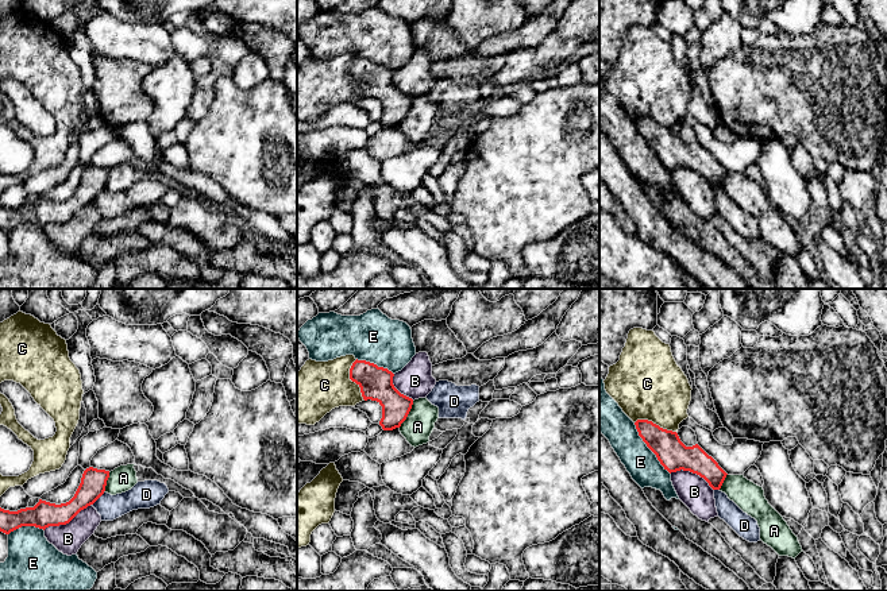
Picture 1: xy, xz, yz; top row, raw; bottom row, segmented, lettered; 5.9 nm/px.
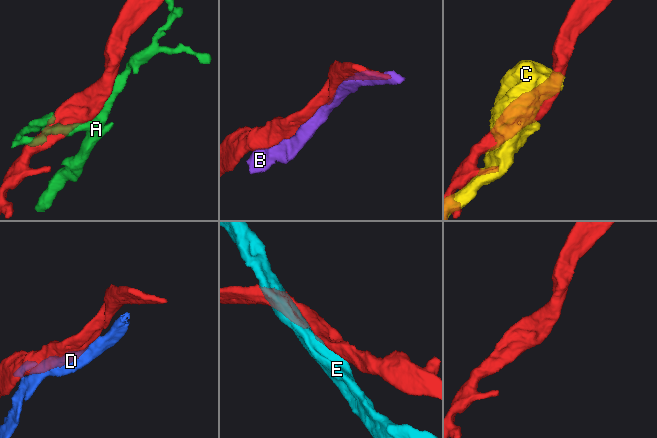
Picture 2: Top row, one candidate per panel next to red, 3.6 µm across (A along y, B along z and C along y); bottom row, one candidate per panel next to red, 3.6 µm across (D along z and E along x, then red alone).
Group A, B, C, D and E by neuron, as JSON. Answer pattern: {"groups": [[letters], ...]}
{"groups": [["A"], ["B"], ["C"], ["D"], ["E"]]}

